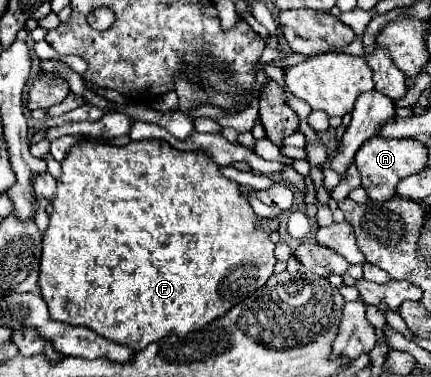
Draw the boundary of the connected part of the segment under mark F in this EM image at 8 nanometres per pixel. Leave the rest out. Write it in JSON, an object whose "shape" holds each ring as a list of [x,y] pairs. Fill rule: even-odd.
{"shape":[[[162,139],[130,141],[130,143],[120,145],[120,147],[118,147],[118,145],[88,143],[88,141],[86,141],[86,143],[80,143],[80,145],[72,147],[70,153],[66,155],[66,159],[62,161],[62,175],[60,175],[60,179],[56,181],[56,195],[54,195],[54,199],[52,199],[52,207],[54,207],[54,211],[52,211],[52,215],[50,215],[50,225],[48,225],[48,229],[46,229],[46,233],[44,233],[44,241],[42,241],[42,261],[40,261],[40,279],[38,279],[38,287],[40,287],[42,297],[44,297],[44,301],[46,301],[48,309],[50,309],[50,317],[52,317],[54,321],[66,321],[66,323],[76,325],[76,327],[88,327],[88,329],[96,331],[98,335],[102,335],[104,339],[114,341],[114,343],[120,343],[120,345],[126,345],[126,347],[130,347],[130,349],[134,349],[134,351],[140,351],[140,349],[144,349],[146,345],[150,345],[152,341],[164,339],[166,335],[186,337],[186,335],[192,333],[192,331],[200,331],[202,327],[206,327],[208,323],[212,323],[214,319],[218,319],[220,315],[224,315],[226,311],[230,311],[238,301],[242,301],[244,297],[248,297],[250,293],[254,293],[256,289],[260,289],[260,287],[266,283],[266,279],[274,273],[274,265],[276,265],[274,247],[276,247],[276,245],[270,241],[268,233],[260,233],[260,231],[254,229],[254,219],[256,219],[256,215],[254,215],[252,207],[248,205],[248,201],[244,201],[244,197],[242,197],[242,193],[240,193],[240,189],[238,189],[238,183],[226,179],[226,177],[218,171],[218,165],[212,163],[212,161],[210,161],[208,157],[204,157],[202,153],[198,153],[198,151],[194,151],[194,153],[178,151],[178,149],[170,147],[170,145],[168,145],[166,141],[162,141]]]}

